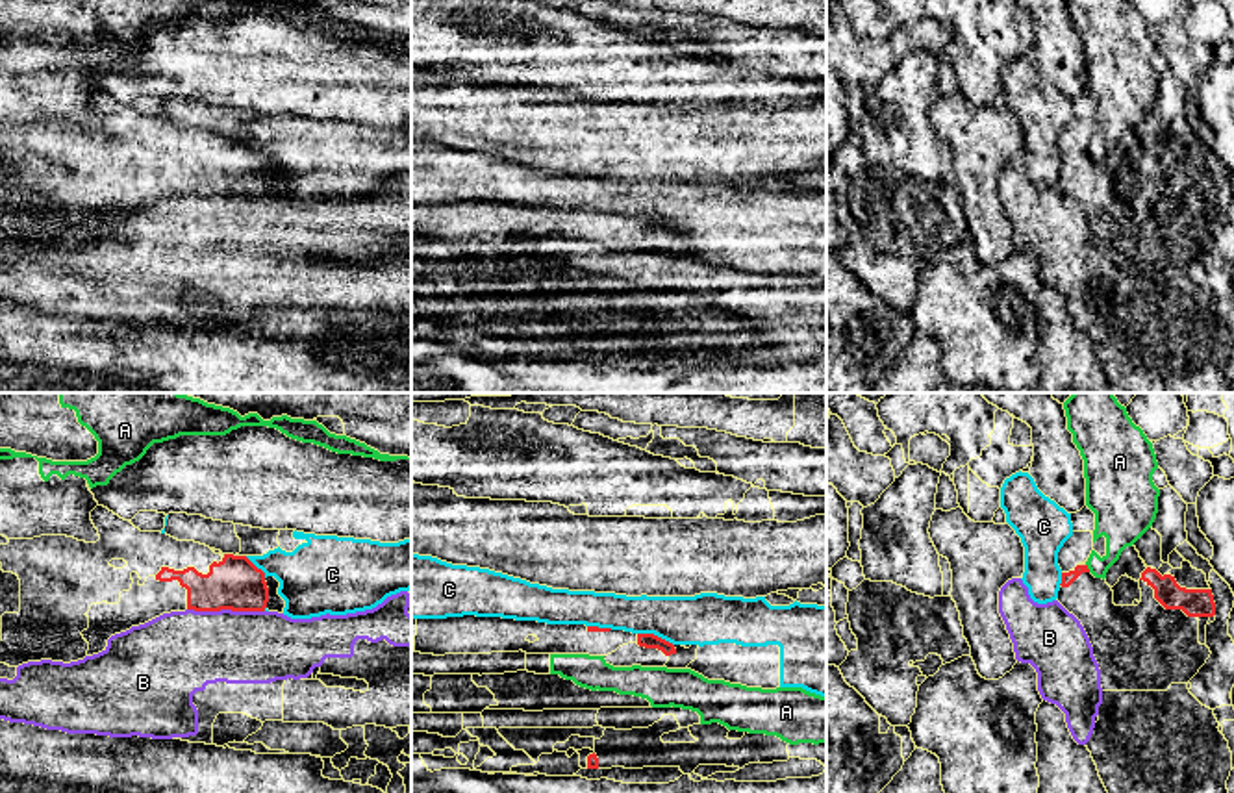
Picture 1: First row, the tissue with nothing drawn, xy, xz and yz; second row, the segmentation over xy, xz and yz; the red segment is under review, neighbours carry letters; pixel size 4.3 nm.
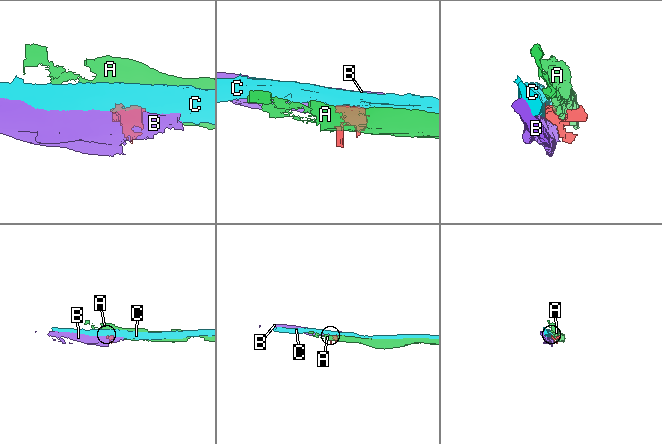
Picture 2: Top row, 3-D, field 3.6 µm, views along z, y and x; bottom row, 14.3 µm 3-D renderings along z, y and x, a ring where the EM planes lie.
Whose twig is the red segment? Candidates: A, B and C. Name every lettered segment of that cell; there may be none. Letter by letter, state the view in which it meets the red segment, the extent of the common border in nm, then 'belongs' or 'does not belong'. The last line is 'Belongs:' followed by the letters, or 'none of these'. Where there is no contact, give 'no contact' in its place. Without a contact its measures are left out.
A: meets red in yz; contact 40 nm long; does not belong
B: meets red in xy; contact 340 nm long; does not belong
C: meets red in xz; contact 170 nm long; does not belong
Belongs: none of these

